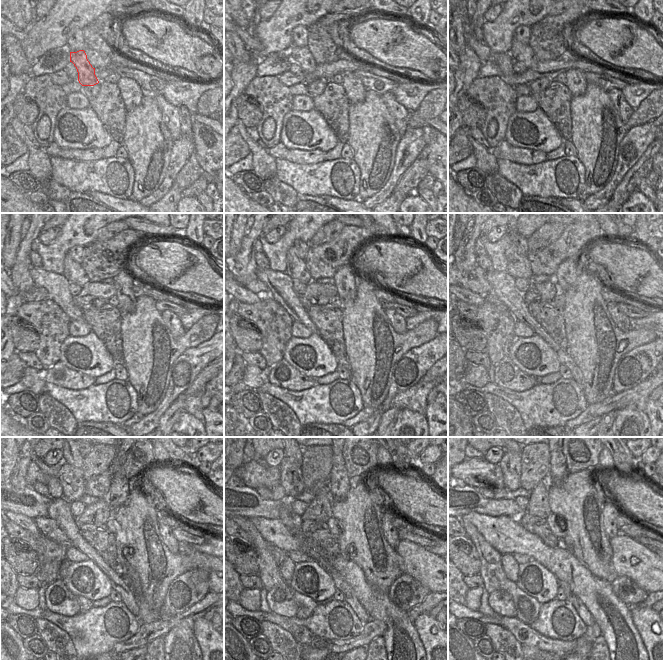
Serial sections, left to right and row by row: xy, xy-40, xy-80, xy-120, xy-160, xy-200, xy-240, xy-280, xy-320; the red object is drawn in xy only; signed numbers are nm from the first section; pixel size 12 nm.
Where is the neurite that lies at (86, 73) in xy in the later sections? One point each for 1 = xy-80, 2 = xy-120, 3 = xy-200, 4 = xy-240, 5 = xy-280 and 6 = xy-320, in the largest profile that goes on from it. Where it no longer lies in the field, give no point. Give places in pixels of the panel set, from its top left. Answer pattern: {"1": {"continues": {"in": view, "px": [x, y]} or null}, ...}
{"1": {"continues": {"in": "xy-80", "px": [520, 52]}}, "2": {"continues": {"in": "xy-120", "px": [74, 273]}}, "3": {"continues": {"in": "xy-200", "px": [518, 266]}}, "4": {"continues": {"in": "xy-240", "px": [71, 480]}}, "5": {"continues": {"in": "xy-280", "px": [291, 476]}}, "6": {"continues": {"in": "xy-320", "px": [510, 463]}}}

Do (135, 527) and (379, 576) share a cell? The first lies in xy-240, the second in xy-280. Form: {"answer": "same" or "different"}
{"answer": "same"}

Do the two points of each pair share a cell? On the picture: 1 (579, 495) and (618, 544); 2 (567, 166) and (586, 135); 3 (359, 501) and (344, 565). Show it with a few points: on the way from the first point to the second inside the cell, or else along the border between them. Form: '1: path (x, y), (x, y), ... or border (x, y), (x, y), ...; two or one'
1: border (609, 539), (612, 551), (611, 562); two
2: border (577, 156), (584, 167), (585, 179); two
3: border (340, 552), (348, 556), (363, 572); two

